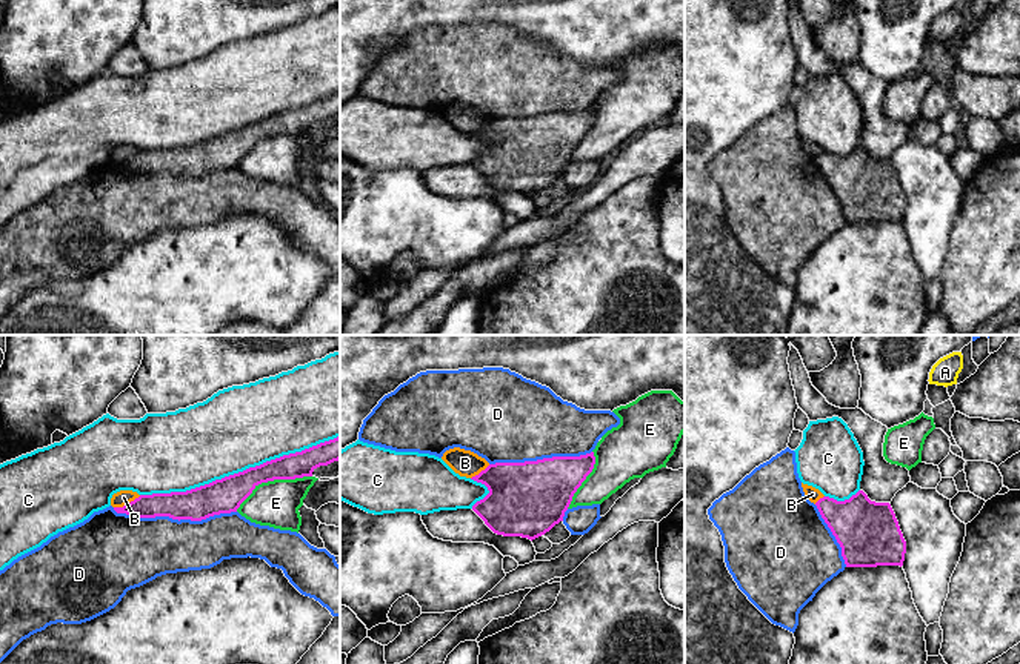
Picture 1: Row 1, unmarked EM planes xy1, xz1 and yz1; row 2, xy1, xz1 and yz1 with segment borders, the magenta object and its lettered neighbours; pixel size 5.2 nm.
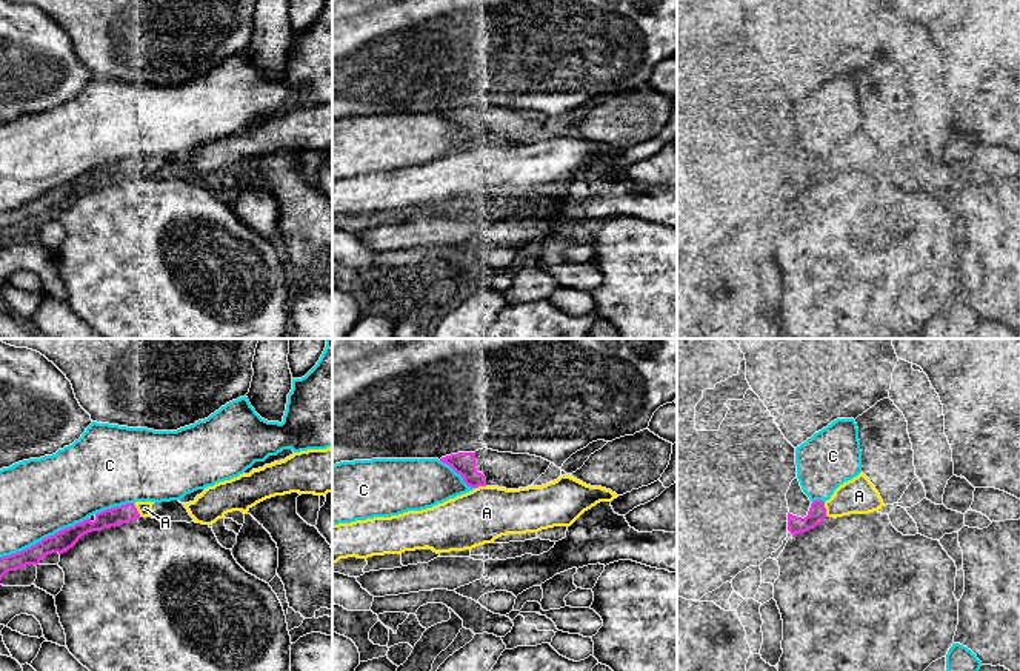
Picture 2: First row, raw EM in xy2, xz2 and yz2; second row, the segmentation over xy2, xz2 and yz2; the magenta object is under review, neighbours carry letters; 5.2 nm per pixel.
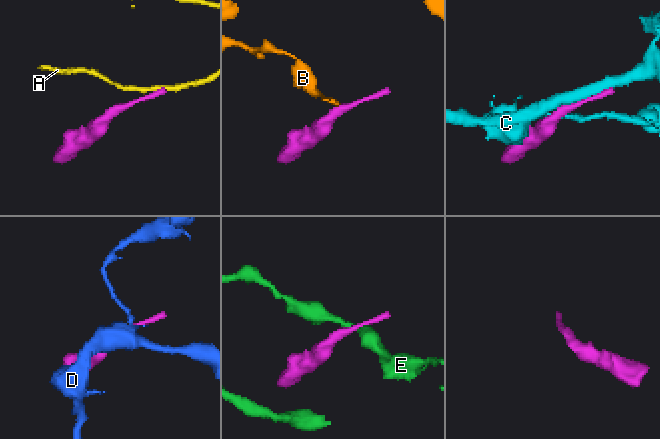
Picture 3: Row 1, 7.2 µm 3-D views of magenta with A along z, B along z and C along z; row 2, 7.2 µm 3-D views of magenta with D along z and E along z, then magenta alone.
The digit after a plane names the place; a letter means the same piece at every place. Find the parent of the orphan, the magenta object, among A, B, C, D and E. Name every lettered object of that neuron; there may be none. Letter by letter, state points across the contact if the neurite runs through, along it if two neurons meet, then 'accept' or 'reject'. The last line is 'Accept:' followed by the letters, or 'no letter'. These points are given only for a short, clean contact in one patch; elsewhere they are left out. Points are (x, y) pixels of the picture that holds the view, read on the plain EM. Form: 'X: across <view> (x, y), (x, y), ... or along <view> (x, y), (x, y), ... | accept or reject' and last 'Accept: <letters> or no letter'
A: reject
B: along xy1 (140, 151), (114, 163) | reject
C: reject
D: reject
E: reject
Accept: no letter

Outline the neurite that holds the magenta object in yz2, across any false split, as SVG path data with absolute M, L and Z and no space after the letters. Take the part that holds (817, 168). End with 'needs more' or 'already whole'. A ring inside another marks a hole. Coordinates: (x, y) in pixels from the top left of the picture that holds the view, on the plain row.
M797 132L791 137L791 142L786 148L786 155L789 163L788 186L792 191L815 183L828 172L825 157L811 157L809 152L803 148Z; needs more

